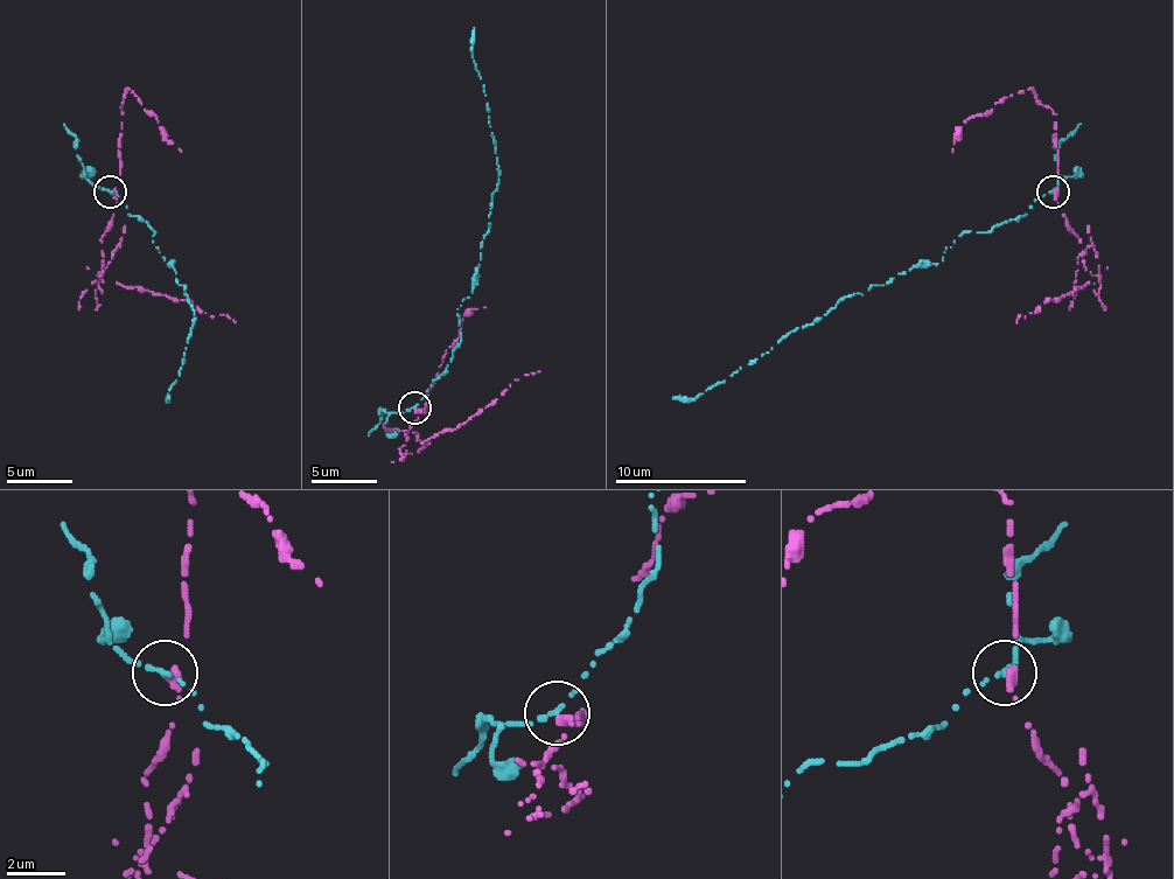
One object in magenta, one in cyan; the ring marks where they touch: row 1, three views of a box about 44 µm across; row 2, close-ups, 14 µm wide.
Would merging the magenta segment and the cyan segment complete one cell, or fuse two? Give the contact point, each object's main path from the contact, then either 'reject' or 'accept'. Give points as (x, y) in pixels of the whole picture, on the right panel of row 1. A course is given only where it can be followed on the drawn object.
(1053, 192) | magenta via (1055, 194), (1075, 236), (1082, 263), (1095, 276), (1068, 295), (1048, 299), (1015, 322) | cyan via (1052, 190), (1022, 217), (963, 234), (937, 263), (845, 295), (704, 395), (673, 398) | reject

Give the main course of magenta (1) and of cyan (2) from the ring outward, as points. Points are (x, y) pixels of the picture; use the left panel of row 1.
1: (109, 194), (116, 200), (103, 236), (103, 276), (162, 295), (188, 299), (204, 312), (235, 322)
2: (109, 190), (132, 217), (155, 234), (152, 239), (195, 312), (168, 398)

